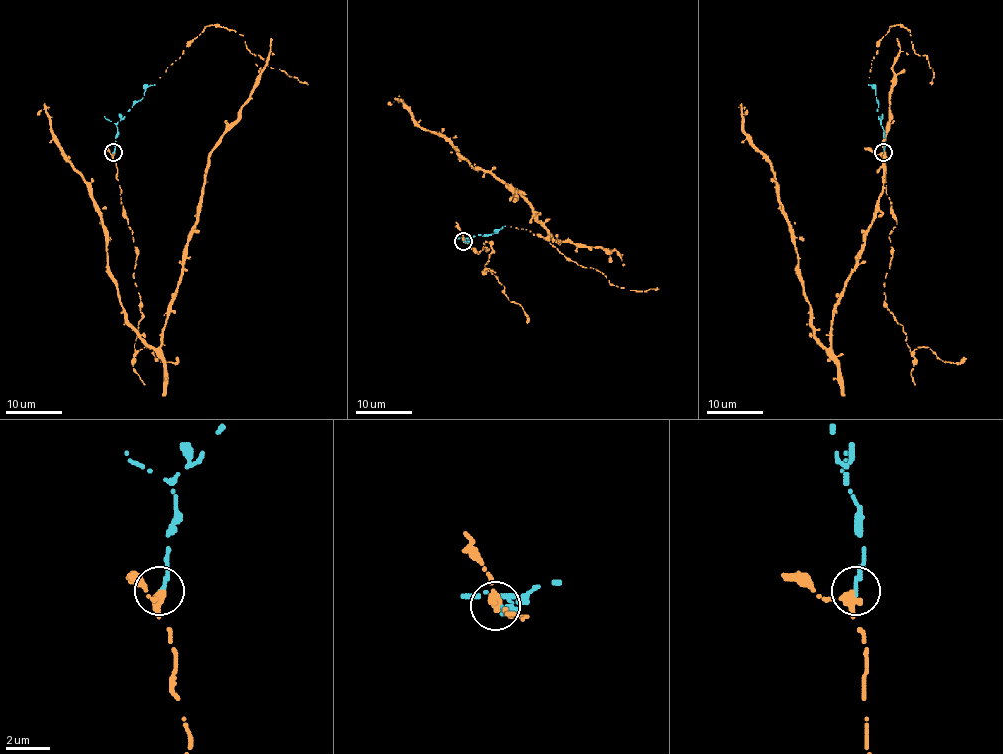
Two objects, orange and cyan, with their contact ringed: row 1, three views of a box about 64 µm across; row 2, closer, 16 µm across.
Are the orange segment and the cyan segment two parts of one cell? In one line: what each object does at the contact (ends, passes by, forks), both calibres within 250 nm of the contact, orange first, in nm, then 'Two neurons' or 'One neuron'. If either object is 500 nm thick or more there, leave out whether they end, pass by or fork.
At the ring orange ends. At the ring cyan ends. Thickness 440 nm (orange) against 220 nm. One neuron

